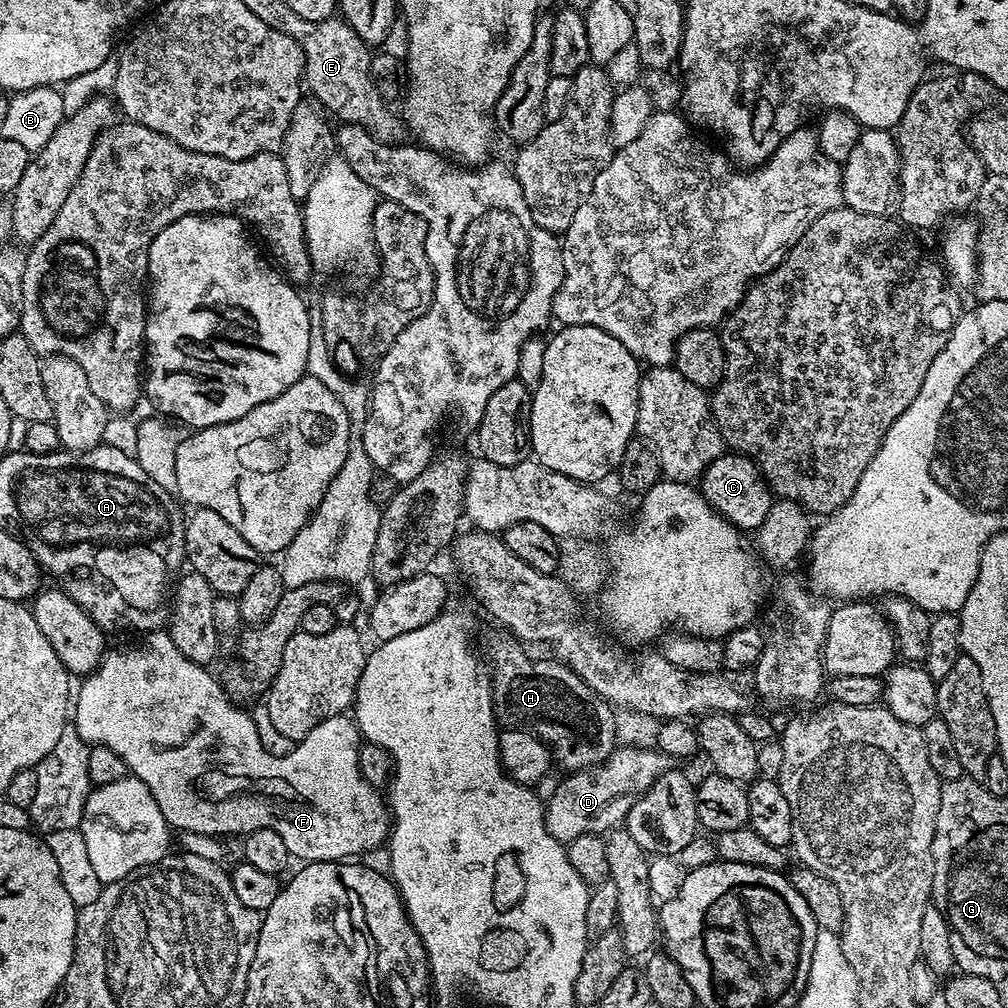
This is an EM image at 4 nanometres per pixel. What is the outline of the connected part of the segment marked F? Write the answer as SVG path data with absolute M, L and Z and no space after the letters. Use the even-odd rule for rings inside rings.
M167 631L149 632L141 640L144 641L134 645L133 648L120 648L117 652L105 651L104 659L100 661L100 665L79 681L80 693L77 696L75 693L74 696L74 723L78 734L89 746L101 744L110 750L114 750L114 754L118 754L118 758L122 758L126 762L129 773L150 788L154 801L157 802L158 809L165 816L168 825L180 832L193 832L194 834L206 834L207 836L219 836L221 838L229 838L228 836L240 838L254 830L269 828L274 830L274 834L281 836L282 842L286 842L289 857L296 859L297 856L300 862L318 860L348 862L353 858L360 858L363 852L374 851L379 844L381 847L387 841L392 827L390 809L381 789L370 786L370 782L366 782L366 778L362 778L362 770L358 770L358 750L362 743L362 737L360 729L356 727L355 719L344 714L331 716L322 722L318 722L318 726L314 726L314 730L310 730L310 734L306 734L304 739L293 746L290 751L283 754L268 752L265 748L261 748L259 743L256 743L258 741L258 730L256 723L252 720L251 711L245 710L243 712L239 708L241 705L230 699L225 685L221 681L219 684L208 673L209 669L205 665L190 662L190 658L186 658L186 654L182 654L182 650L178 650L178 646L174 646L174 642L168 636Z

